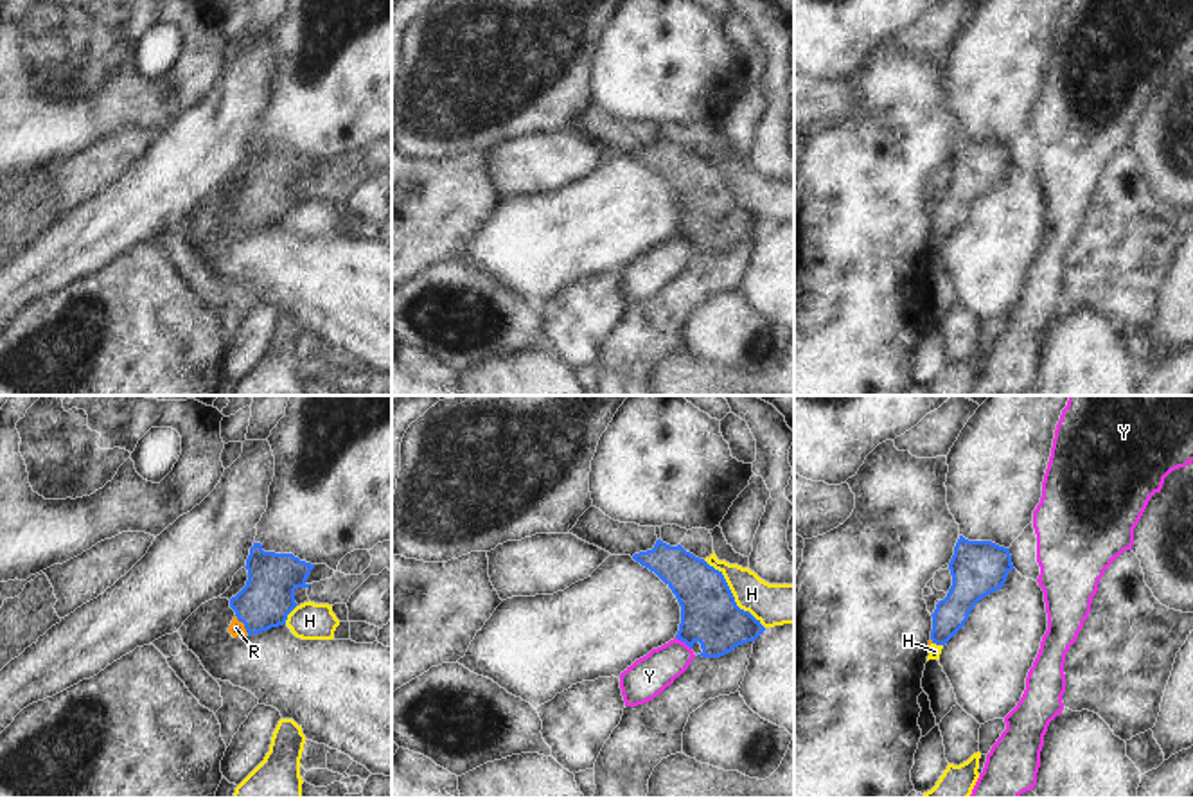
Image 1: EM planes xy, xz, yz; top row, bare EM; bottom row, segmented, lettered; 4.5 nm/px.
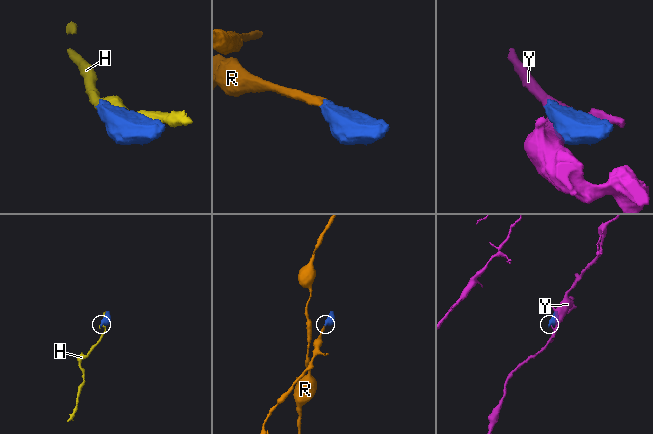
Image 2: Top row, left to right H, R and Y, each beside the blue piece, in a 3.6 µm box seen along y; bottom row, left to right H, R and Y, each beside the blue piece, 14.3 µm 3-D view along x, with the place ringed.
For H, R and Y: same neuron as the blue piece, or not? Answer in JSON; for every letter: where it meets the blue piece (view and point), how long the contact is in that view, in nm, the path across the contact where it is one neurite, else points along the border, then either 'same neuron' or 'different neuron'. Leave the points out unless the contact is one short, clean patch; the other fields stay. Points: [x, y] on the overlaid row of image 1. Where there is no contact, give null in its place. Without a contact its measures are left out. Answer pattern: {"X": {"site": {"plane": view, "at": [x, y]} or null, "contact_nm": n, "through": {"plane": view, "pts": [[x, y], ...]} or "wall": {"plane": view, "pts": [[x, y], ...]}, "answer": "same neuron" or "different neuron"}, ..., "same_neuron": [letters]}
{"H": {"site": {"plane": "xz", "at": [732, 594]}, "contact_nm": 420, "answer": "different neuron"}, "R": {"site": {"plane": "xy", "at": [245, 626]}, "contact_nm": 110, "through": {"plane": "xy", "pts": [[268, 597], [245, 626], [236, 628]]}, "answer": "same neuron"}, "Y": {"site": {"plane": "xz", "at": [683, 640]}, "contact_nm": 90, "answer": "different neuron"}, "same_neuron": ["R"]}

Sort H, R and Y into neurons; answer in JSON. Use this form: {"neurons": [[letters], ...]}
{"neurons": [["H"], ["R"], ["Y"]]}

